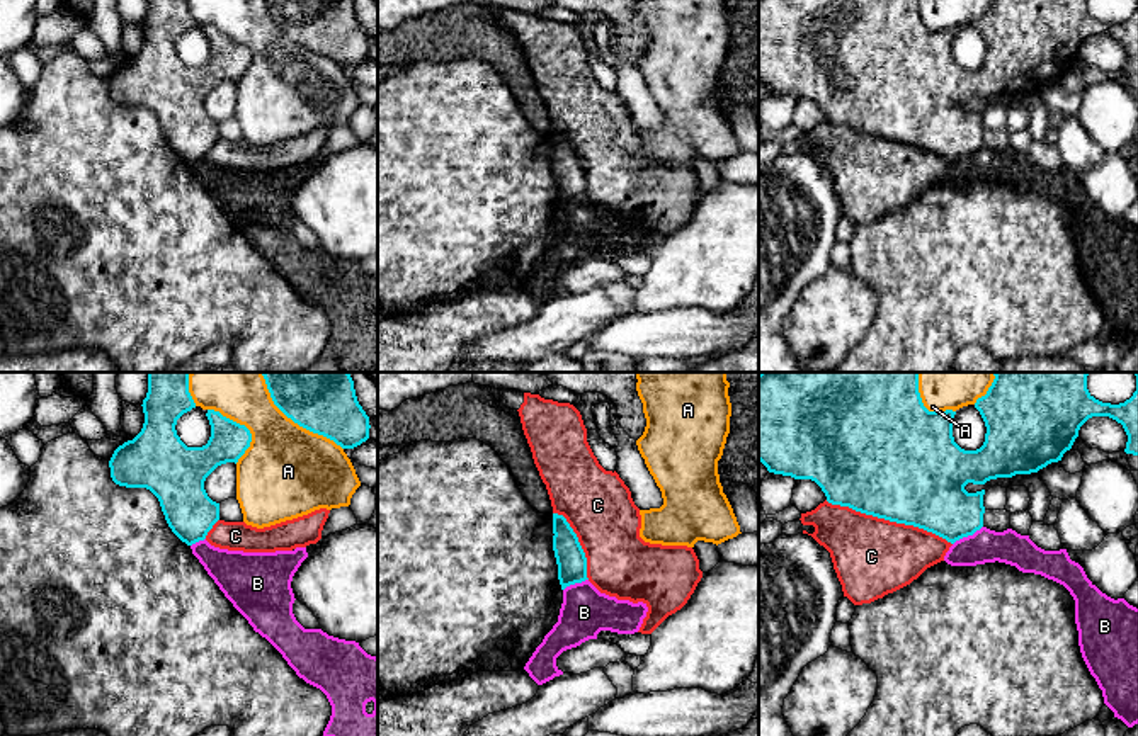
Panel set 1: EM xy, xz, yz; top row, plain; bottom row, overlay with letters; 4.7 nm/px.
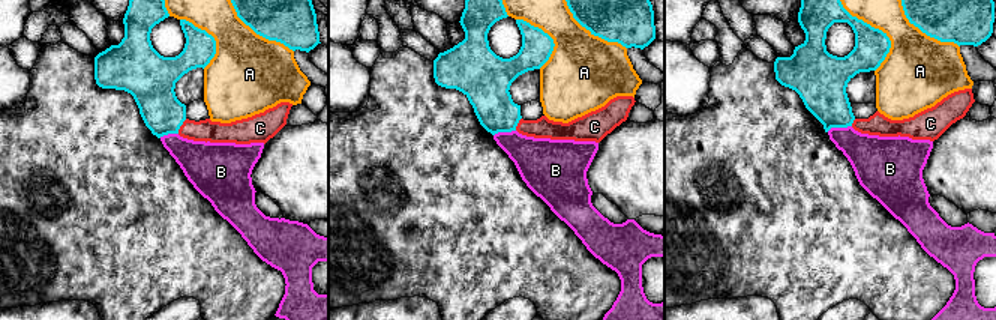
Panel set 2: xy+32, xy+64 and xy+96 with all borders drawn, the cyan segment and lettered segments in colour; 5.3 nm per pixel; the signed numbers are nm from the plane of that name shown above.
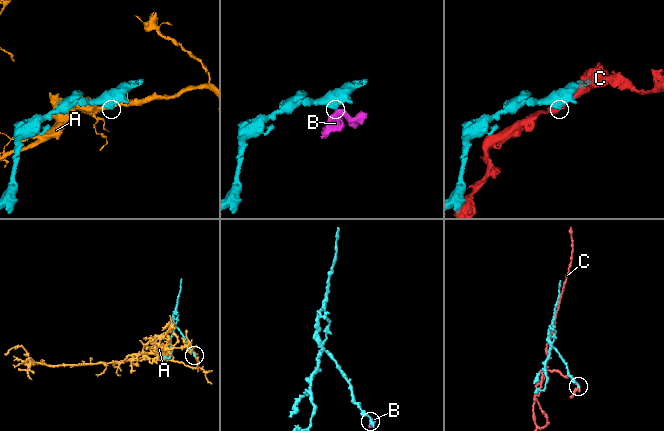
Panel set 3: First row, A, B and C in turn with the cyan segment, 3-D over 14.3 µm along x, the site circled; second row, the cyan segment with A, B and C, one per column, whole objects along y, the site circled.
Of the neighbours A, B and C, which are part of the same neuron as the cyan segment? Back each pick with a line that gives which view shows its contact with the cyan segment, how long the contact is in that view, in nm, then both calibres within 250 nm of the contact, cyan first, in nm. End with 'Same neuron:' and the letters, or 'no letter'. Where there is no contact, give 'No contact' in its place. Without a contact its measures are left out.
Same neuron: no letter

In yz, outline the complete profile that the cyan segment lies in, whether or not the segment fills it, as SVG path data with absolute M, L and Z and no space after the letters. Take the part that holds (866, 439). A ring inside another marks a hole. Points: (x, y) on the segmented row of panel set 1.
M759 372L759 461L767 467L769 473L791 476L794 479L811 479L811 481L815 481L822 488L822 491L825 493L827 501L832 503L832 505L849 507L849 508L852 508L856 512L873 515L873 517L878 517L878 518L885 518L885 520L890 520L890 522L896 522L896 524L913 525L913 527L924 529L927 532L932 532L932 534L946 539L947 542L954 544L956 541L959 541L963 537L973 535L976 530L980 530L983 527L983 513L985 513L983 495L985 495L985 490L976 491L976 493L968 493L964 490L964 486L968 483L985 484L987 481L997 479L997 478L1012 478L1016 474L1031 474L1031 473L1038 473L1039 469L1046 467L1051 462L1061 461L1063 454L1072 449L1075 439L1078 437L1080 427L1092 416L1109 416L1109 418L1116 420L1118 423L1121 423L1126 435L1128 435L1124 452L1138 456L1138 372L1135 372L1135 376L1136 376L1136 391L1133 393L1133 396L1129 399L1126 399L1124 403L1119 403L1119 405L1102 403L1102 401L1095 399L1089 393L1089 389L1087 389L1087 376L1089 376L1089 372L993 372L993 376L995 376L995 379L993 379L992 386L988 388L987 394L978 398L976 403L975 403L975 408L980 411L980 415L982 415L982 418L985 422L985 427L987 427L985 442L976 450L964 450L954 442L954 437L953 437L953 420L954 420L956 411L953 411L953 410L929 411L924 406L920 393L919 393L919 372Z

